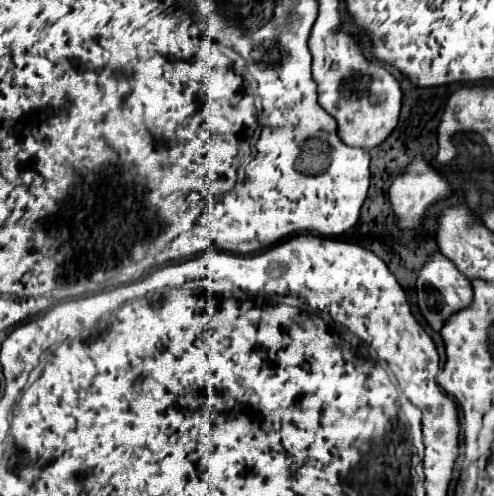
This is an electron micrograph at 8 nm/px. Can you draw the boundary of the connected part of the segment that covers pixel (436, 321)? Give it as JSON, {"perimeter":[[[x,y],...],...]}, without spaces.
{"perimeter":[[[432,252],[428,262],[420,268],[418,282],[416,282],[416,292],[418,292],[420,312],[424,314],[424,318],[428,320],[428,324],[434,330],[442,328],[442,322],[444,322],[444,318],[448,318],[450,312],[456,312],[456,310],[468,306],[468,302],[472,300],[470,280],[456,268],[456,264],[452,260],[448,260],[440,252]]]}

